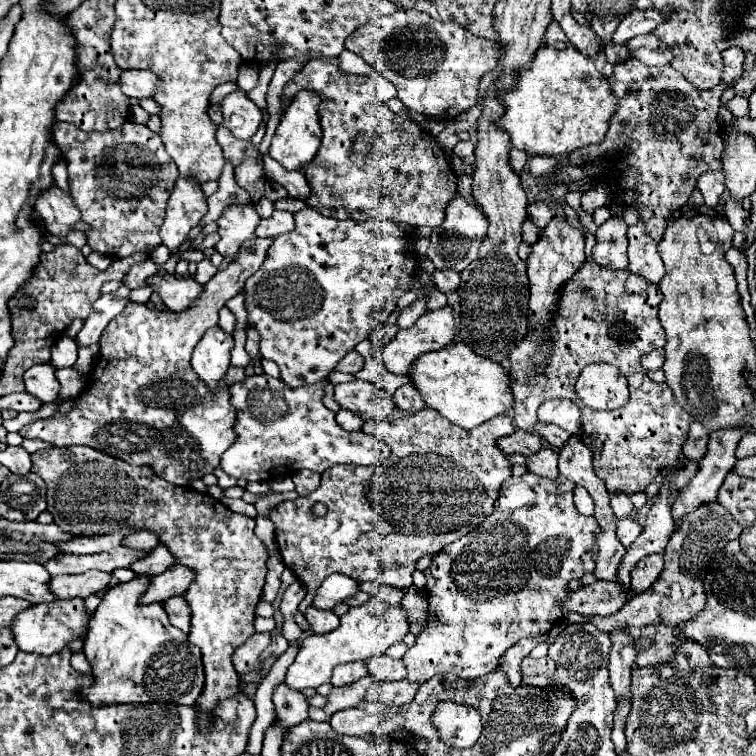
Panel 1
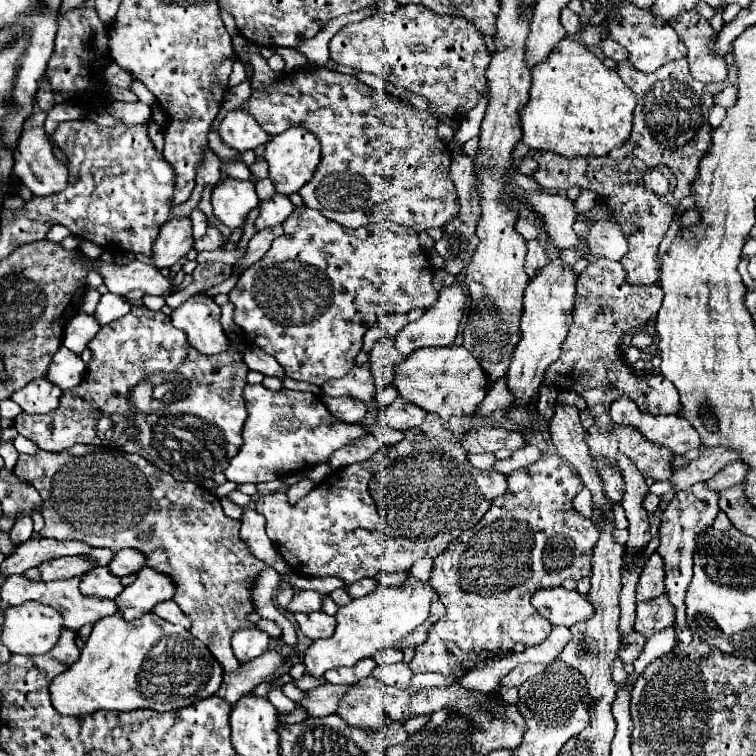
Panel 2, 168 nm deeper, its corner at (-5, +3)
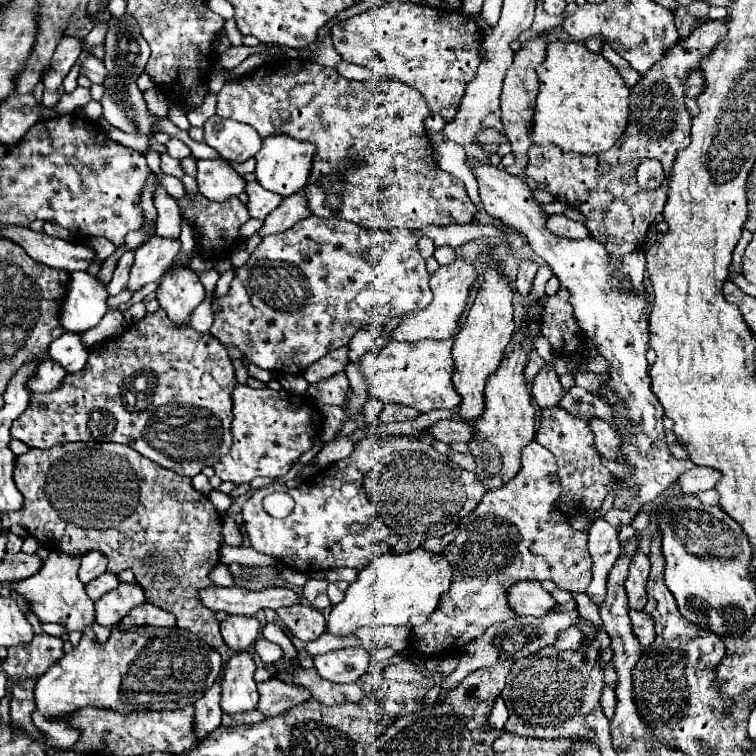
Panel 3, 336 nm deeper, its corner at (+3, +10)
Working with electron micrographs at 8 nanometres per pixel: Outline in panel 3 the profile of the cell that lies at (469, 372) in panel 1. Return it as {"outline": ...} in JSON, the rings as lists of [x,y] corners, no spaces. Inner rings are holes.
{"outline":[[[390,340],[382,350],[368,352],[360,366],[368,378],[368,392],[382,402],[396,402],[412,406],[418,412],[432,412],[436,408],[458,408],[460,394],[452,386],[454,360],[450,356],[452,340],[420,340],[396,342]]]}

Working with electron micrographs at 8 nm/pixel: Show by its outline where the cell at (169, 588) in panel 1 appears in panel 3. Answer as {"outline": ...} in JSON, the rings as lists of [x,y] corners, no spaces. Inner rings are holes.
{"outline":[[[120,582],[120,586],[96,600],[96,622],[106,628],[116,626],[134,606],[144,604],[144,588],[138,582]]]}

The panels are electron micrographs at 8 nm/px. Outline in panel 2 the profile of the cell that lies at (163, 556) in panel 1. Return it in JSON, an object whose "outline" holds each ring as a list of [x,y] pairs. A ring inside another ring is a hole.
{"outline":[[[122,549],[108,563],[108,571],[116,577],[124,577],[124,575],[140,571],[140,561],[144,561],[144,557],[140,557],[140,553],[132,551],[132,549]]]}

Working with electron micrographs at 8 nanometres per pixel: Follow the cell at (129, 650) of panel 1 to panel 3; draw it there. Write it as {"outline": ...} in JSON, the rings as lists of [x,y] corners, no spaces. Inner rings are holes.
{"outline":[[[132,626],[112,628],[108,642],[96,642],[96,634],[92,630],[82,632],[80,644],[74,652],[64,654],[46,674],[42,674],[36,682],[34,696],[36,696],[36,710],[32,720],[36,728],[44,734],[46,742],[56,750],[68,750],[76,740],[76,730],[66,730],[66,722],[56,720],[64,714],[70,714],[84,706],[98,706],[98,708],[112,708],[120,714],[128,714],[134,710],[176,710],[188,704],[194,704],[204,696],[204,692],[218,680],[220,672],[220,654],[210,648],[208,644],[194,636],[188,630],[164,628],[164,626]]]}

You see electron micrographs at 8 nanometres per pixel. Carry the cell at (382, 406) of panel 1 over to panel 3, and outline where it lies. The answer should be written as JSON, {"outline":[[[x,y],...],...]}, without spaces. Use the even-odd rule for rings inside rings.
{"outline":[[[342,346],[342,348],[328,352],[324,358],[314,362],[312,366],[308,366],[308,370],[304,370],[304,378],[310,384],[316,384],[320,380],[326,380],[326,378],[338,374],[338,372],[344,372],[346,364],[348,364],[348,346]]]}

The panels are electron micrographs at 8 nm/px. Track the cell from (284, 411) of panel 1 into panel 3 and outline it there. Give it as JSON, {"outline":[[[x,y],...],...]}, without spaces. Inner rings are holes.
{"outline":[[[238,384],[232,392],[232,400],[234,444],[230,454],[214,464],[214,472],[222,480],[236,482],[236,486],[242,482],[252,482],[256,476],[286,476],[290,464],[298,460],[300,454],[308,452],[320,434],[320,410],[304,396],[292,396],[286,390],[270,388],[254,390],[248,384]]]}

